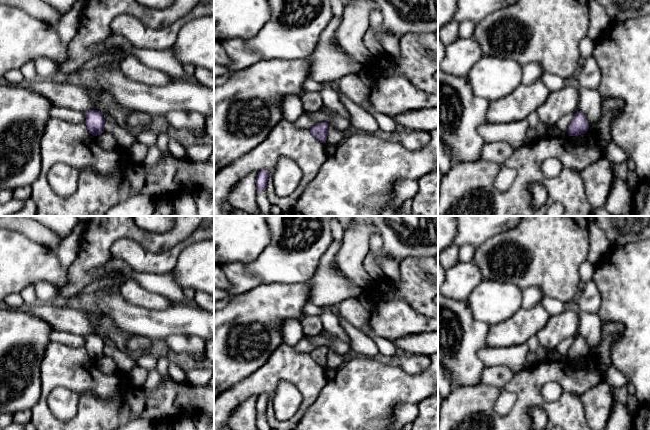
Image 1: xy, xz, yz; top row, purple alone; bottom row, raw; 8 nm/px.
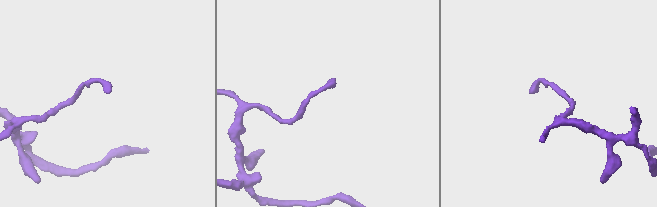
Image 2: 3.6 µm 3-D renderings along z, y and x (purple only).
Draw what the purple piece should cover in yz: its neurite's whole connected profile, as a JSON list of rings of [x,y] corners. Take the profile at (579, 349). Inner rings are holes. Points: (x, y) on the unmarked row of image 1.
[[[578,335],[574,338],[574,342],[571,345],[568,351],[569,360],[578,360],[581,358],[585,358],[589,353],[589,347],[585,341],[585,339]]]

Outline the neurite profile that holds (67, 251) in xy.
[[[80,221],[73,232],[64,238],[55,249],[56,255],[64,268],[68,269],[74,262],[79,251],[80,239],[84,228],[85,223]]]

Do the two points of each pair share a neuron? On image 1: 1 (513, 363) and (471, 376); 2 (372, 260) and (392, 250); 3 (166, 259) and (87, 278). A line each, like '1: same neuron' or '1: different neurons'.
1: different neurons
2: same neuron
3: different neurons

